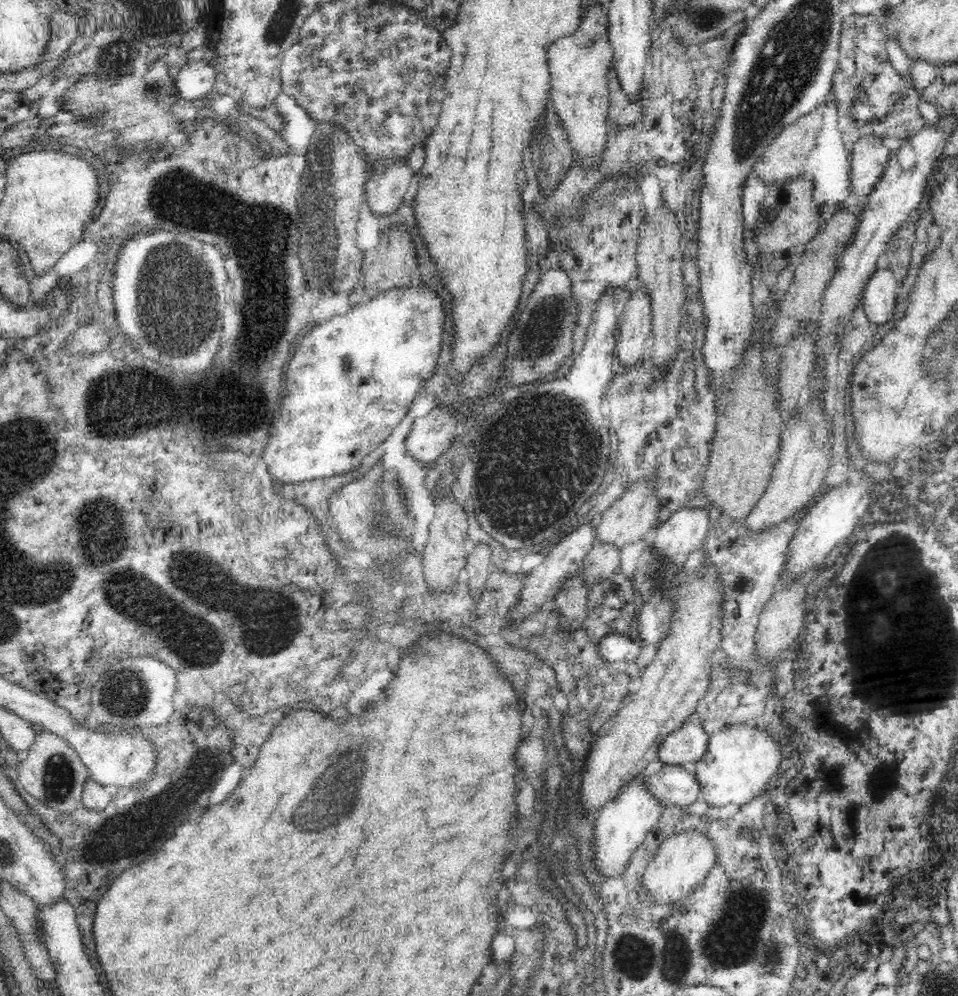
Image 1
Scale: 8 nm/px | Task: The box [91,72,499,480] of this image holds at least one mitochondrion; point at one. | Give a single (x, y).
(259, 231)

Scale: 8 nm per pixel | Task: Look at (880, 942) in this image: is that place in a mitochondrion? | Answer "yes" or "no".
no

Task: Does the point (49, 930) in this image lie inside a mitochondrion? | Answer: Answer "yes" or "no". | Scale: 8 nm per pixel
no

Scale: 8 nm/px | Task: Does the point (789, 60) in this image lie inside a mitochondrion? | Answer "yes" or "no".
yes

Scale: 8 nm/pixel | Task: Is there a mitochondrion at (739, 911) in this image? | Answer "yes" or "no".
yes

